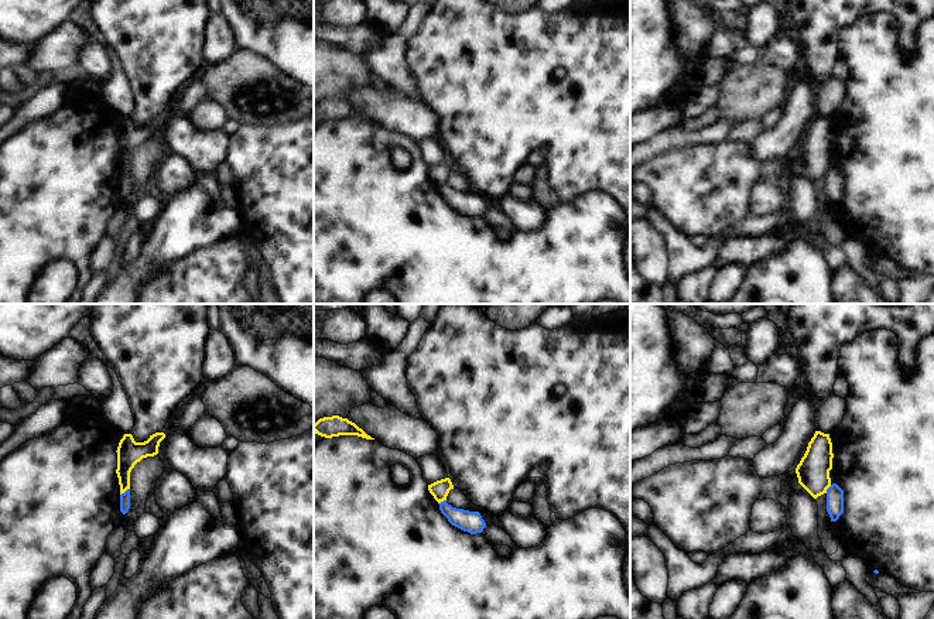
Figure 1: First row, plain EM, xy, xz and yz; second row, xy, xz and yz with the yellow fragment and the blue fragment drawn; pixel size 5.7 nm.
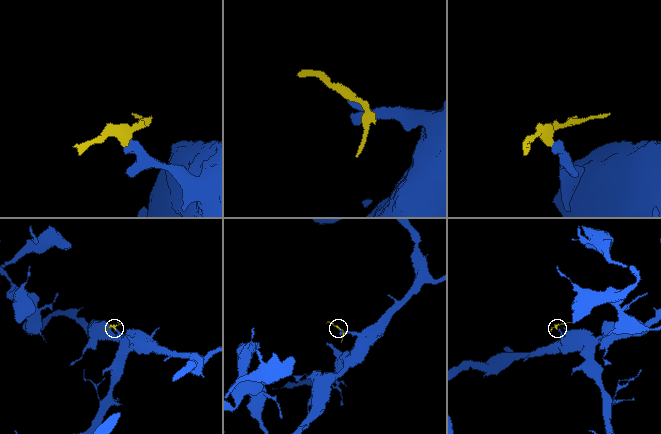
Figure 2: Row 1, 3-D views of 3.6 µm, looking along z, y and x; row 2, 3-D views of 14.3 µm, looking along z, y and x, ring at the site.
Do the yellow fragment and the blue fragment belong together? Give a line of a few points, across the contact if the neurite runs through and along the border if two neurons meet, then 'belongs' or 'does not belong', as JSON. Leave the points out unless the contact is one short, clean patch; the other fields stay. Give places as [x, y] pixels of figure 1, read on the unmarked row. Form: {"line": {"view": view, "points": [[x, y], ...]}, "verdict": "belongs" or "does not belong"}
{"line": {"view": "xy", "points": [[129, 171], [120, 178]]}, "verdict": "does not belong"}

